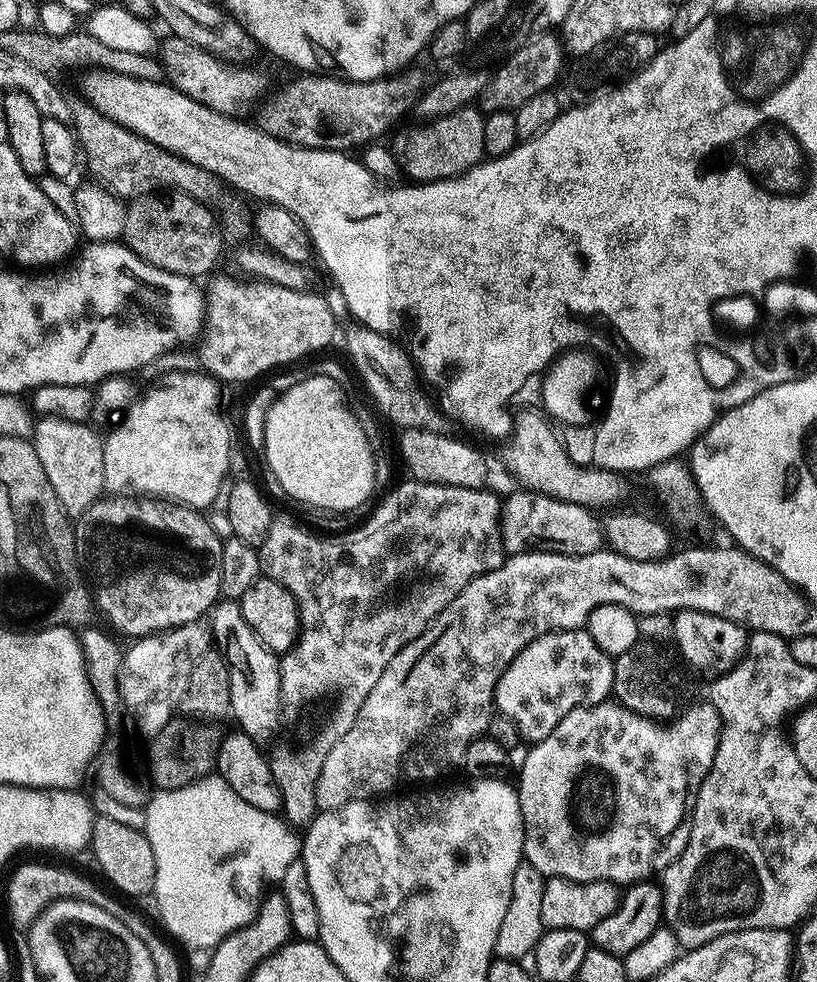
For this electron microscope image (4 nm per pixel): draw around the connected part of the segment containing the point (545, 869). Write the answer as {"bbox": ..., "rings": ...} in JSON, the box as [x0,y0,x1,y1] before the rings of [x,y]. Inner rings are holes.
{"bbox":[520,702,720,886],"rings":[[[605,702],[602,704],[590,704],[586,708],[575,708],[546,734],[546,738],[535,741],[532,748],[524,756],[520,764],[520,809],[524,819],[524,860],[534,870],[538,870],[546,878],[557,876],[574,882],[598,882],[605,880],[617,886],[631,886],[637,882],[647,881],[655,874],[663,873],[682,854],[686,842],[690,838],[690,826],[694,806],[698,798],[698,790],[706,778],[706,774],[712,768],[714,754],[718,750],[720,741],[720,715],[718,710],[710,702],[703,702],[694,708],[687,707],[672,723],[665,726],[663,723],[648,720],[644,716],[634,714],[626,710],[621,704]]]}

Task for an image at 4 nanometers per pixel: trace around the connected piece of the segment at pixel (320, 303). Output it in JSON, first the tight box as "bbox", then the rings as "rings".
{"bbox":[198,279,338,385],"rings":[[[235,279],[216,280],[206,288],[206,329],[198,344],[199,367],[217,381],[227,385],[226,383],[240,384],[243,380],[252,380],[271,368],[280,368],[283,364],[292,364],[295,360],[302,359],[307,352],[320,352],[335,336],[337,339],[338,316],[330,310],[323,295],[315,296],[312,290],[299,292],[286,290],[286,286]]]}

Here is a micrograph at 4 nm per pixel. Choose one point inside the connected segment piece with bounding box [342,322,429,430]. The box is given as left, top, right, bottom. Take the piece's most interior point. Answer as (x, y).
(388, 371)

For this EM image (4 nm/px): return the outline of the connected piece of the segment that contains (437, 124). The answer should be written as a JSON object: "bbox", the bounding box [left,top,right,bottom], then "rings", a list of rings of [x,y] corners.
{"bbox":[390,107,485,181],"rings":[[[479,107],[459,108],[445,116],[416,123],[420,124],[413,128],[401,127],[391,137],[393,140],[390,140],[390,147],[396,153],[396,161],[400,163],[401,173],[405,177],[409,176],[409,181],[453,180],[455,176],[461,176],[485,159],[482,146],[484,116]]]}

